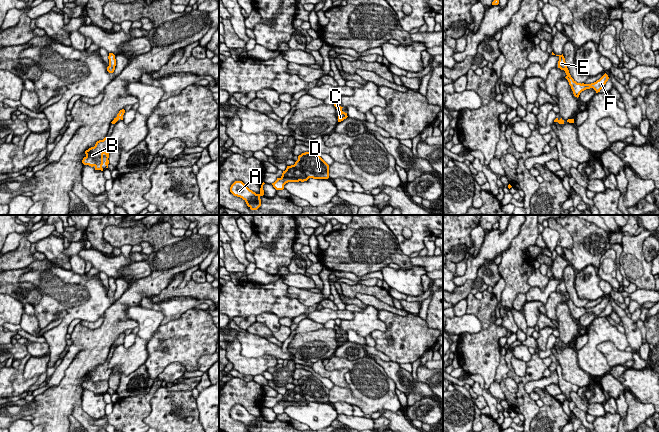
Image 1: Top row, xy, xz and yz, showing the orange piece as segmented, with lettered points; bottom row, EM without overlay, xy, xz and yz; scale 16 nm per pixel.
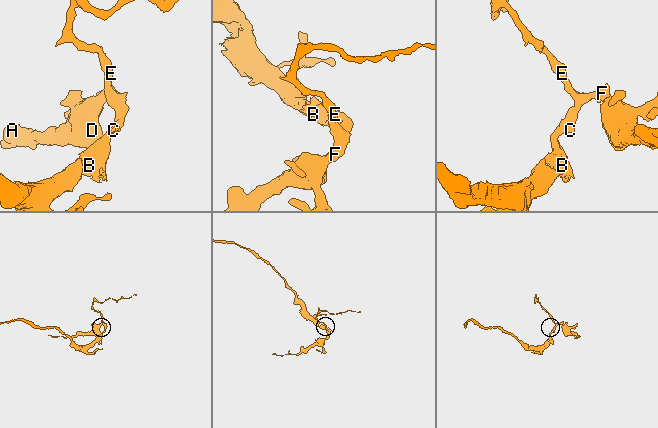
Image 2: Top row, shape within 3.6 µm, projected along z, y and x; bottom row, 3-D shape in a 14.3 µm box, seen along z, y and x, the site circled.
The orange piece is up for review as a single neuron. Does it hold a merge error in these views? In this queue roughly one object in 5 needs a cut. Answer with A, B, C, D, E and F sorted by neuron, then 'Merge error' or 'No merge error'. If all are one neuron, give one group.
Groups: A B C D E F. No merge error

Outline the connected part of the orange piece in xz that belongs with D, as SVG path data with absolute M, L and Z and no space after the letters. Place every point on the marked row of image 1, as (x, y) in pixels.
M305 152L298 156L294 165L287 166L282 176L272 183L276 190L283 190L288 182L304 182L309 178L328 179L329 165L315 152Z

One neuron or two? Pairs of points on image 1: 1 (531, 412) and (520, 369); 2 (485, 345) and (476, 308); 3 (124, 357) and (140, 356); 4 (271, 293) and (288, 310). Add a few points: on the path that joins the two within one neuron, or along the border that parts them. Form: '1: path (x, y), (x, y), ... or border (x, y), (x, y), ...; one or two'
1: border (512, 356), (513, 370), (523, 377); two
2: path (486, 336), (485, 317); one
3: path (128, 357), (136, 356); one
4: path (274, 297), (284, 306); one

